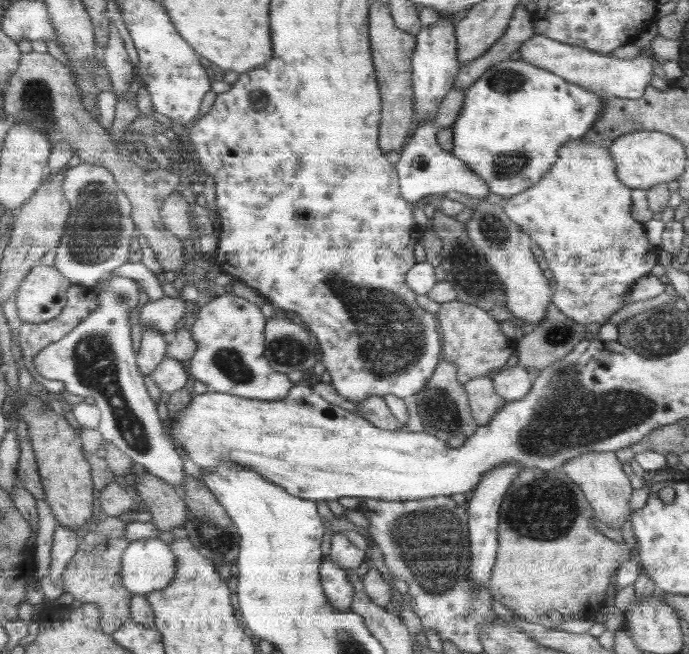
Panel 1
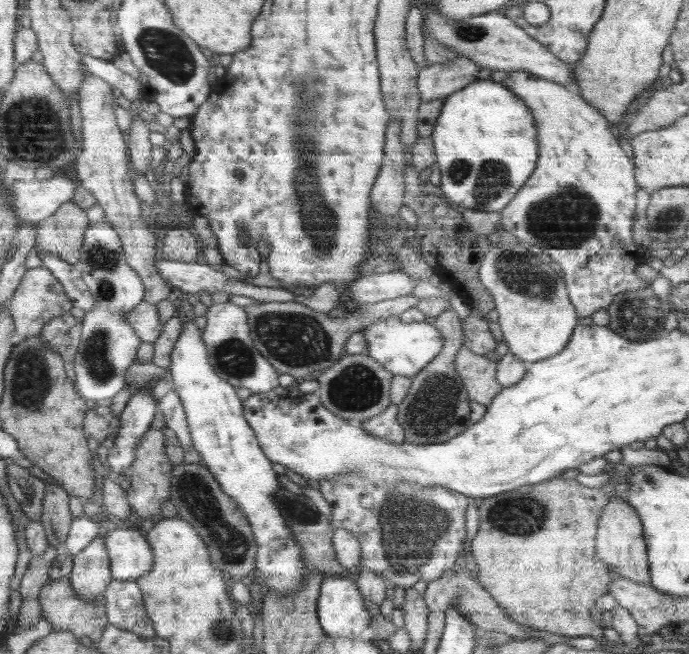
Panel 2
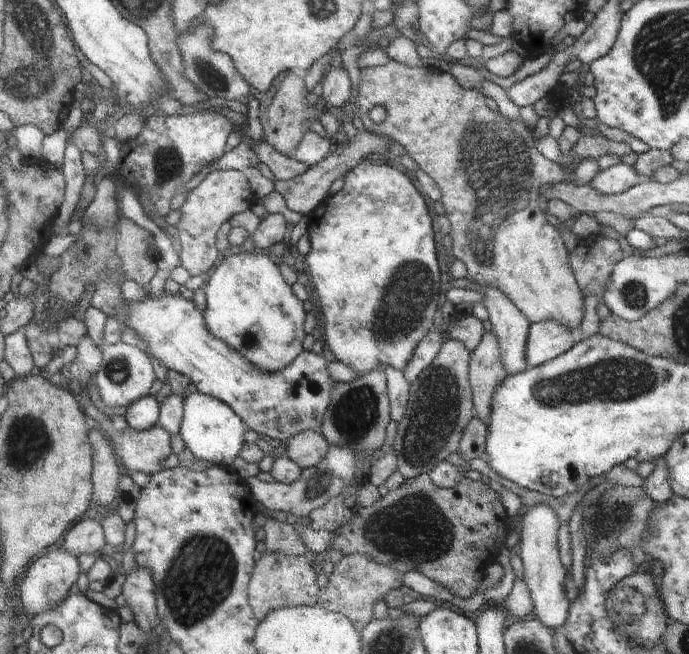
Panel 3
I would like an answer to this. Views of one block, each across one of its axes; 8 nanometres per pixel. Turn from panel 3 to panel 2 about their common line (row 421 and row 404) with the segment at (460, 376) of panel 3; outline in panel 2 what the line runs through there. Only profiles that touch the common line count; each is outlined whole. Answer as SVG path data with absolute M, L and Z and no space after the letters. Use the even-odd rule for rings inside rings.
M451 307L431 321L445 336L445 346L429 366L411 380L408 394L397 405L397 419L406 426L405 439L412 444L425 445L448 441L462 433L463 427L470 422L469 398L462 384L462 378L456 373L456 367L454 367L457 350L463 346L464 341L460 315Z

